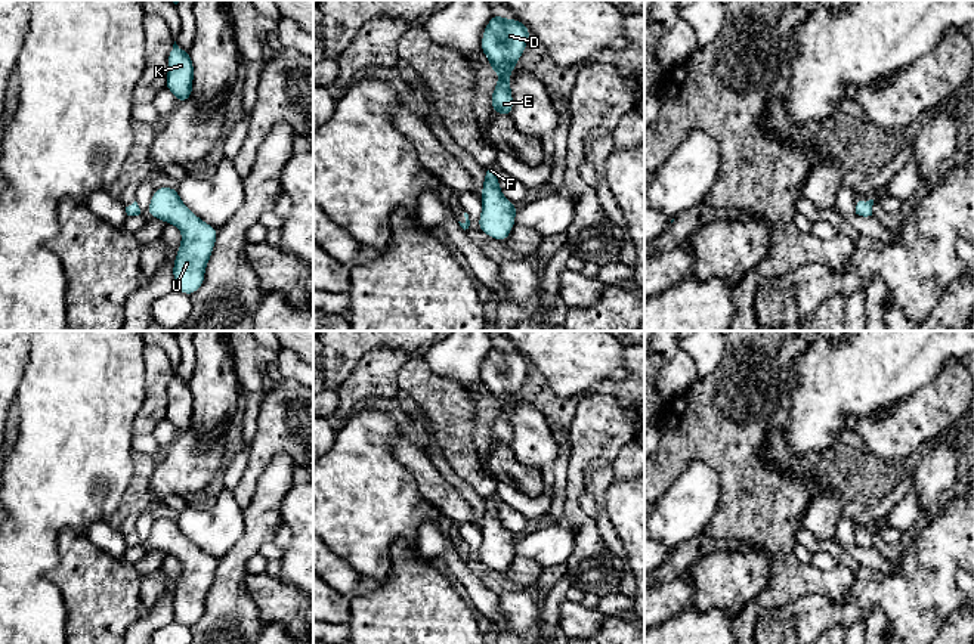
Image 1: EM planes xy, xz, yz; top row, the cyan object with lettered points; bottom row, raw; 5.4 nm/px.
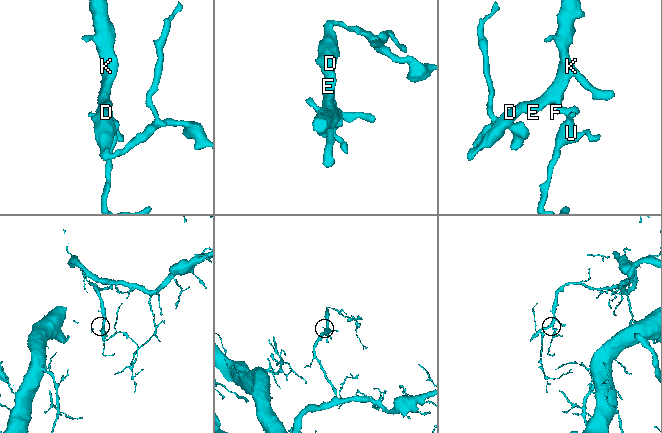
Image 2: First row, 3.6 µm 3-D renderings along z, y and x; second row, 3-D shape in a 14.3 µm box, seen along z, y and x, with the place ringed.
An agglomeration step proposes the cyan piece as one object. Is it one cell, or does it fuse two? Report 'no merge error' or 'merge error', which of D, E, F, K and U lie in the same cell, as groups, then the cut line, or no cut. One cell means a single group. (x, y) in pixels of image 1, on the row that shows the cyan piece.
no merge error | D E F K U | no cut

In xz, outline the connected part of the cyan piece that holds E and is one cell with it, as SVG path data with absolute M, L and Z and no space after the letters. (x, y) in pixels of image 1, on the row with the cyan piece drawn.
M492 15L482 35L482 52L489 61L489 68L500 74L492 90L491 109L500 115L511 115L513 93L510 90L510 71L517 69L516 62L523 55L529 40L529 28L516 19Z

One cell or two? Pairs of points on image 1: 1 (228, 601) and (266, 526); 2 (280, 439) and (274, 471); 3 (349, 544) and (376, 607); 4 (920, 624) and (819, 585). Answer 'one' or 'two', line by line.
1: one
2: two
3: two
4: two

